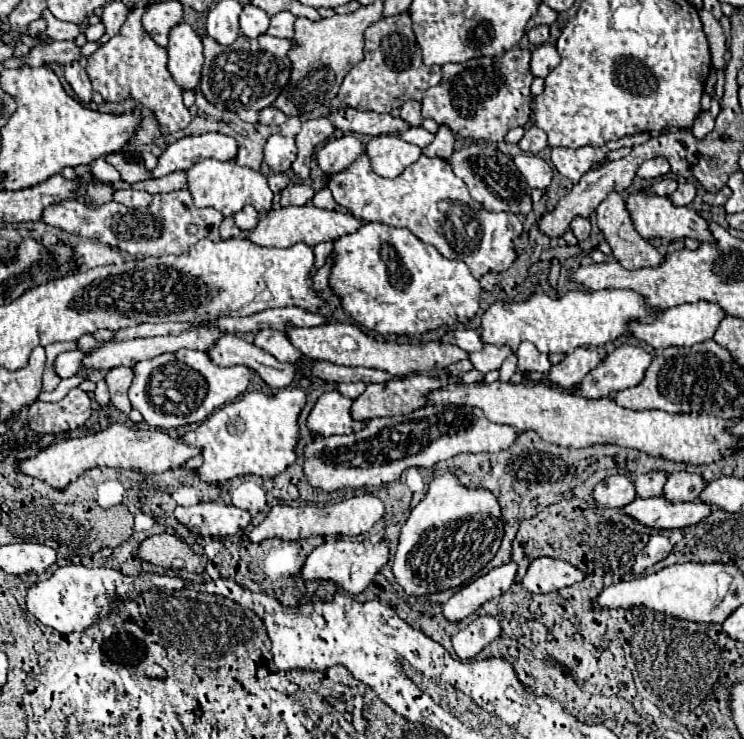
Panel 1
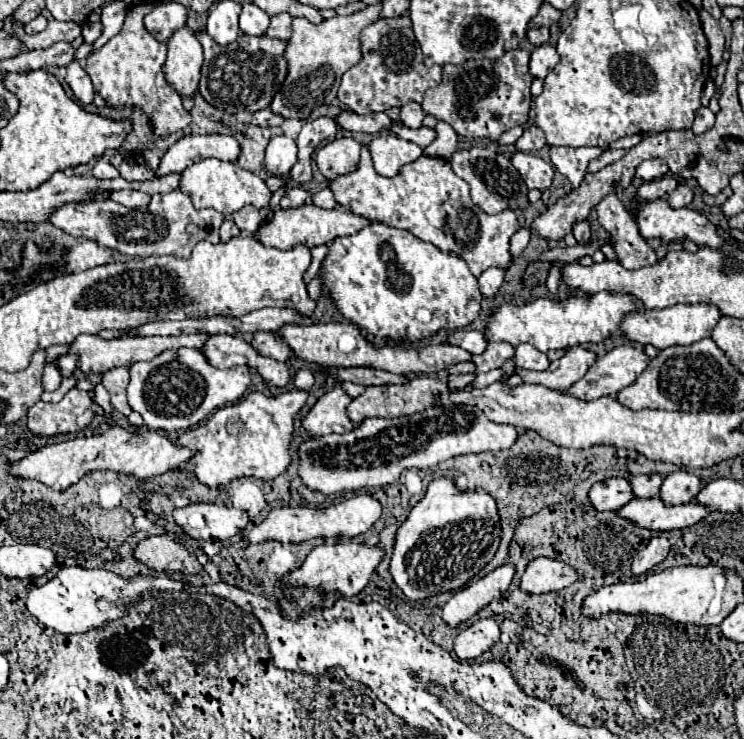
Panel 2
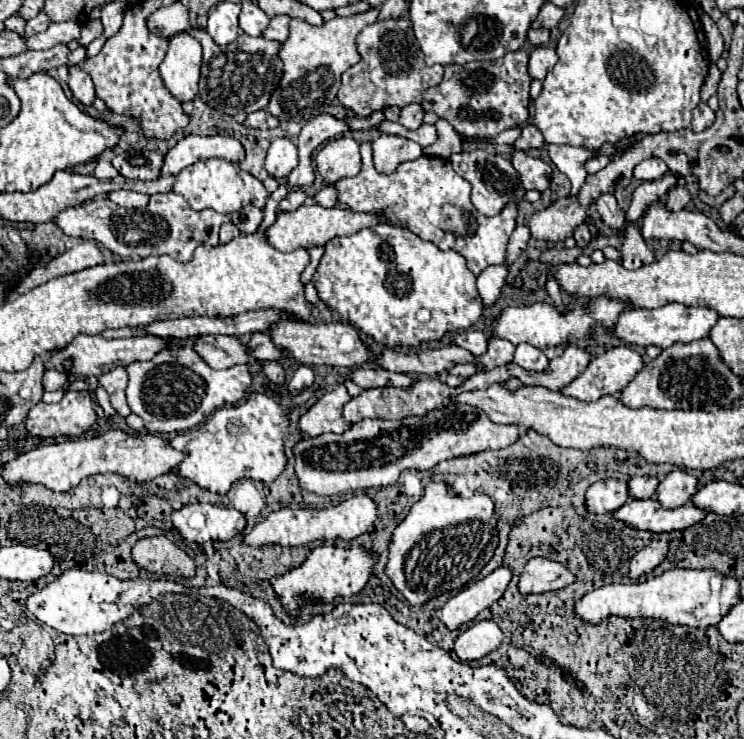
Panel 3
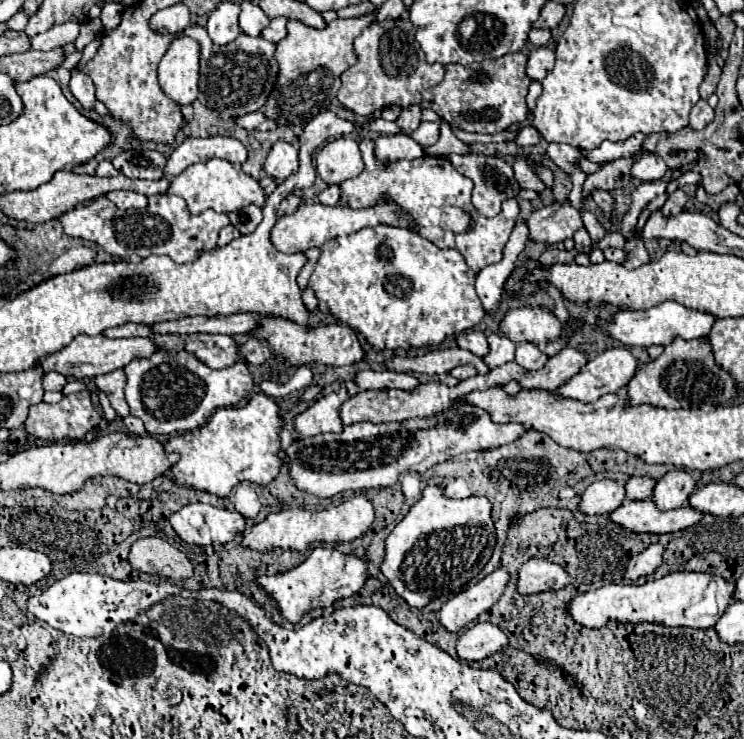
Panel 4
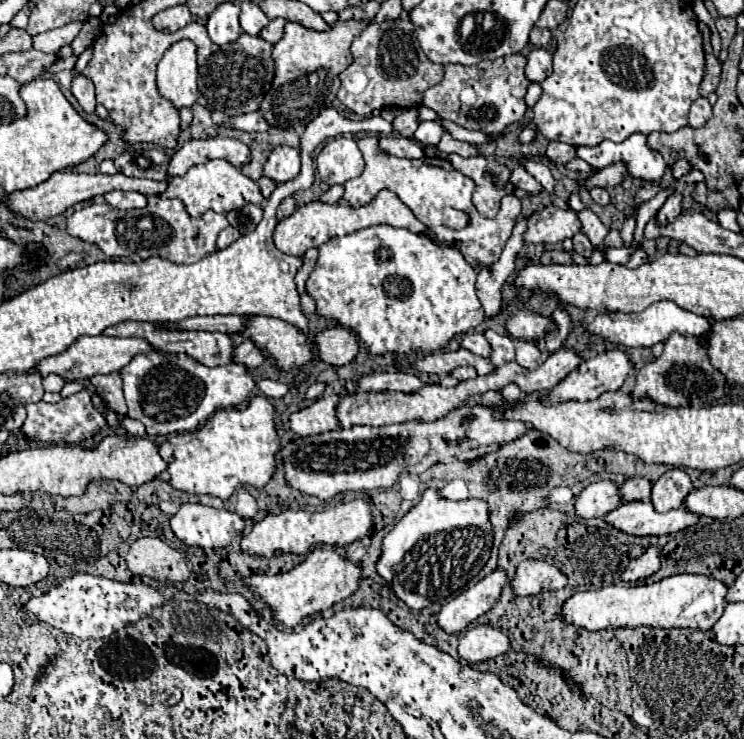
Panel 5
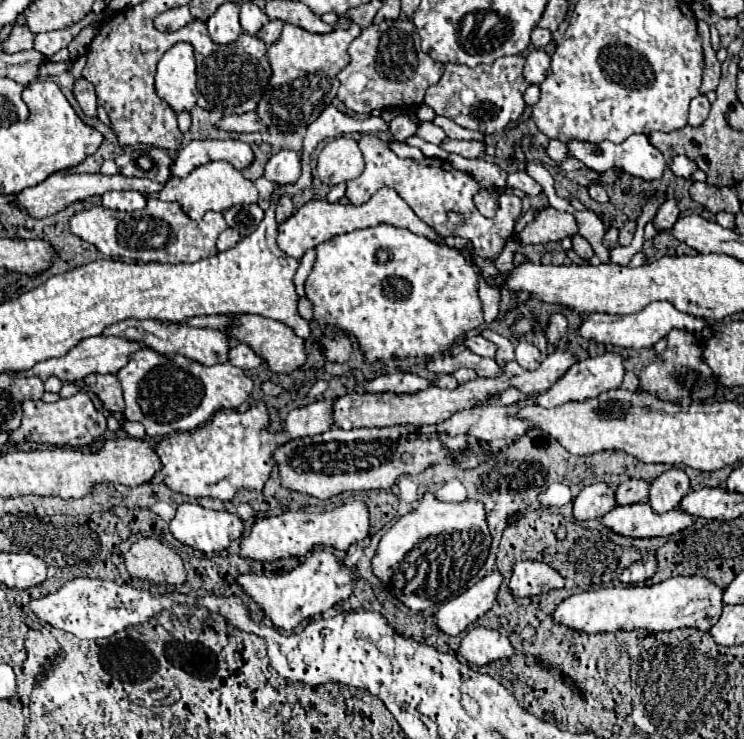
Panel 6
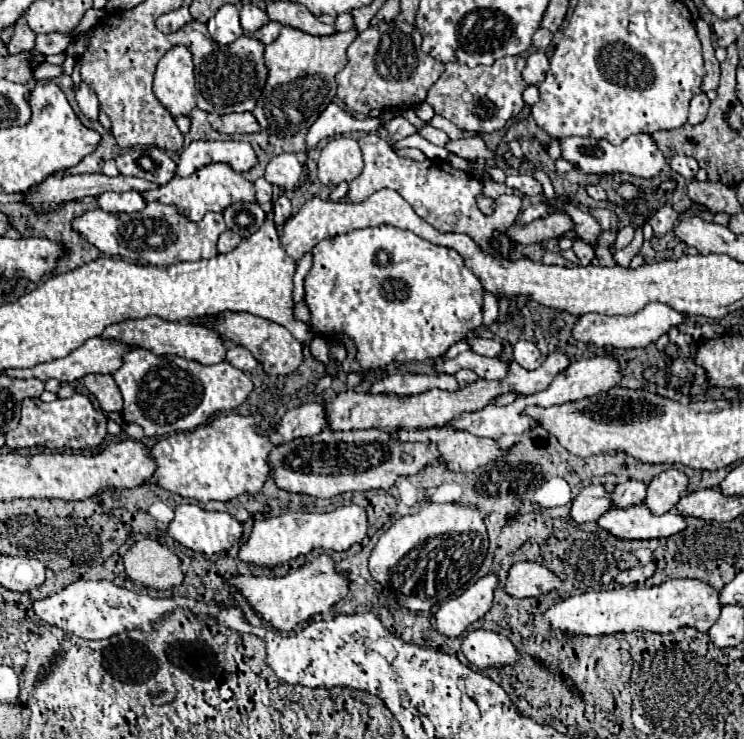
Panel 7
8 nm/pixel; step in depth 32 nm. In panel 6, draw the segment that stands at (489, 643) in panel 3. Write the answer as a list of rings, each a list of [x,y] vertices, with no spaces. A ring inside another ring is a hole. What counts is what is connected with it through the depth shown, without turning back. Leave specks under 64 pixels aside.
[[[478,626],[478,628],[472,628],[464,634],[458,652],[470,664],[482,666],[492,660],[510,658],[514,654],[514,648],[512,648],[510,640],[504,634],[500,634],[498,630]]]

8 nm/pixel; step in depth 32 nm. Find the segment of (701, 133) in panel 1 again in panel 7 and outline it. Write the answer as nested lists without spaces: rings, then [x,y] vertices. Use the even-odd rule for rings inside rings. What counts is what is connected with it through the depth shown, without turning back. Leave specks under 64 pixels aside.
[[[704,92],[696,94],[692,98],[692,102],[690,102],[690,118],[688,118],[688,124],[700,124],[700,122],[704,122],[704,118],[708,114],[708,106],[710,106],[710,102],[708,102],[706,94]]]

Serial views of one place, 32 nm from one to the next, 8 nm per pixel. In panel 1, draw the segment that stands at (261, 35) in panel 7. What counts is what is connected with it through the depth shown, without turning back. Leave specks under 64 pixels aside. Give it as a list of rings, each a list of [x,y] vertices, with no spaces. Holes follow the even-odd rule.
[[[278,12],[270,18],[270,28],[266,34],[278,38],[294,38],[294,22],[296,16],[292,16],[292,12]]]

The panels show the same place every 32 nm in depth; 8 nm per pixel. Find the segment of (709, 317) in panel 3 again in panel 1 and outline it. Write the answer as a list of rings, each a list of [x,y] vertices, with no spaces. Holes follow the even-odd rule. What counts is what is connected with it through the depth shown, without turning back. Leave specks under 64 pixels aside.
[[[696,302],[696,304],[682,304],[668,308],[658,314],[656,322],[652,324],[640,324],[640,322],[630,322],[630,334],[636,336],[638,340],[644,340],[646,344],[654,346],[656,350],[664,350],[670,346],[694,346],[704,340],[712,340],[716,334],[716,328],[720,326],[720,320],[724,320],[726,312],[718,304],[708,304],[708,302]]]

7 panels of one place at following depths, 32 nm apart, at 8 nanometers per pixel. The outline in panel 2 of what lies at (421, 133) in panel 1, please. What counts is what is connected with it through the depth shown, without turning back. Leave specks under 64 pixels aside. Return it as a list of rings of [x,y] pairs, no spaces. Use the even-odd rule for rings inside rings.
[[[392,126],[390,132],[398,134],[400,138],[404,138],[404,140],[408,140],[408,142],[418,144],[420,148],[426,148],[426,146],[432,144],[434,138],[436,138],[436,132],[430,130],[430,128],[424,128],[424,126],[416,128],[416,130],[412,130],[412,128],[402,128],[402,126]]]

